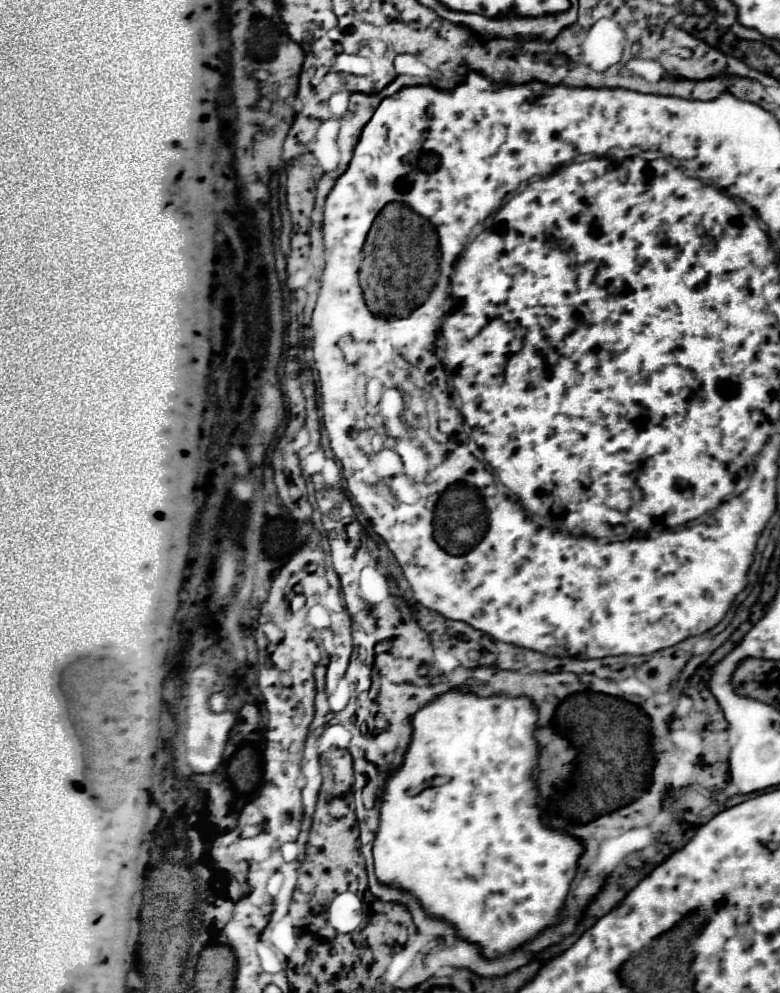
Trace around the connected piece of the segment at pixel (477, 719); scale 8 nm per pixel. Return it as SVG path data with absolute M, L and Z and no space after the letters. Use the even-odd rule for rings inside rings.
M450 689L442 695L438 695L436 699L432 699L430 703L426 703L424 707L420 707L412 715L412 737L410 737L410 745L404 753L404 761L400 767L396 767L388 773L388 777L384 781L384 789L378 797L380 825L376 831L374 845L372 845L374 873L376 873L378 883L386 885L386 887L402 889L402 891L414 895L430 917L442 919L448 925L452 925L456 929L456 935L468 943L478 945L482 957L486 957L486 959L496 959L496 957L508 955L508 953L520 949L524 943L538 937L538 933L542 933L548 927L552 927L554 923L558 923L560 911L566 905L570 883L578 869L578 859L584 853L584 845L578 837L550 829L542 823L542 809L538 805L538 783L528 783L528 773L530 775L534 773L534 769L538 767L538 755L540 755L540 745L536 741L536 725L538 725L538 709L530 701L530 697L514 697L514 699L504 697L504 695L478 697L474 691ZM494 725L500 725L500 729L496 733L494 733ZM436 775L446 775L448 781L438 787L424 785L424 783L430 783Z

